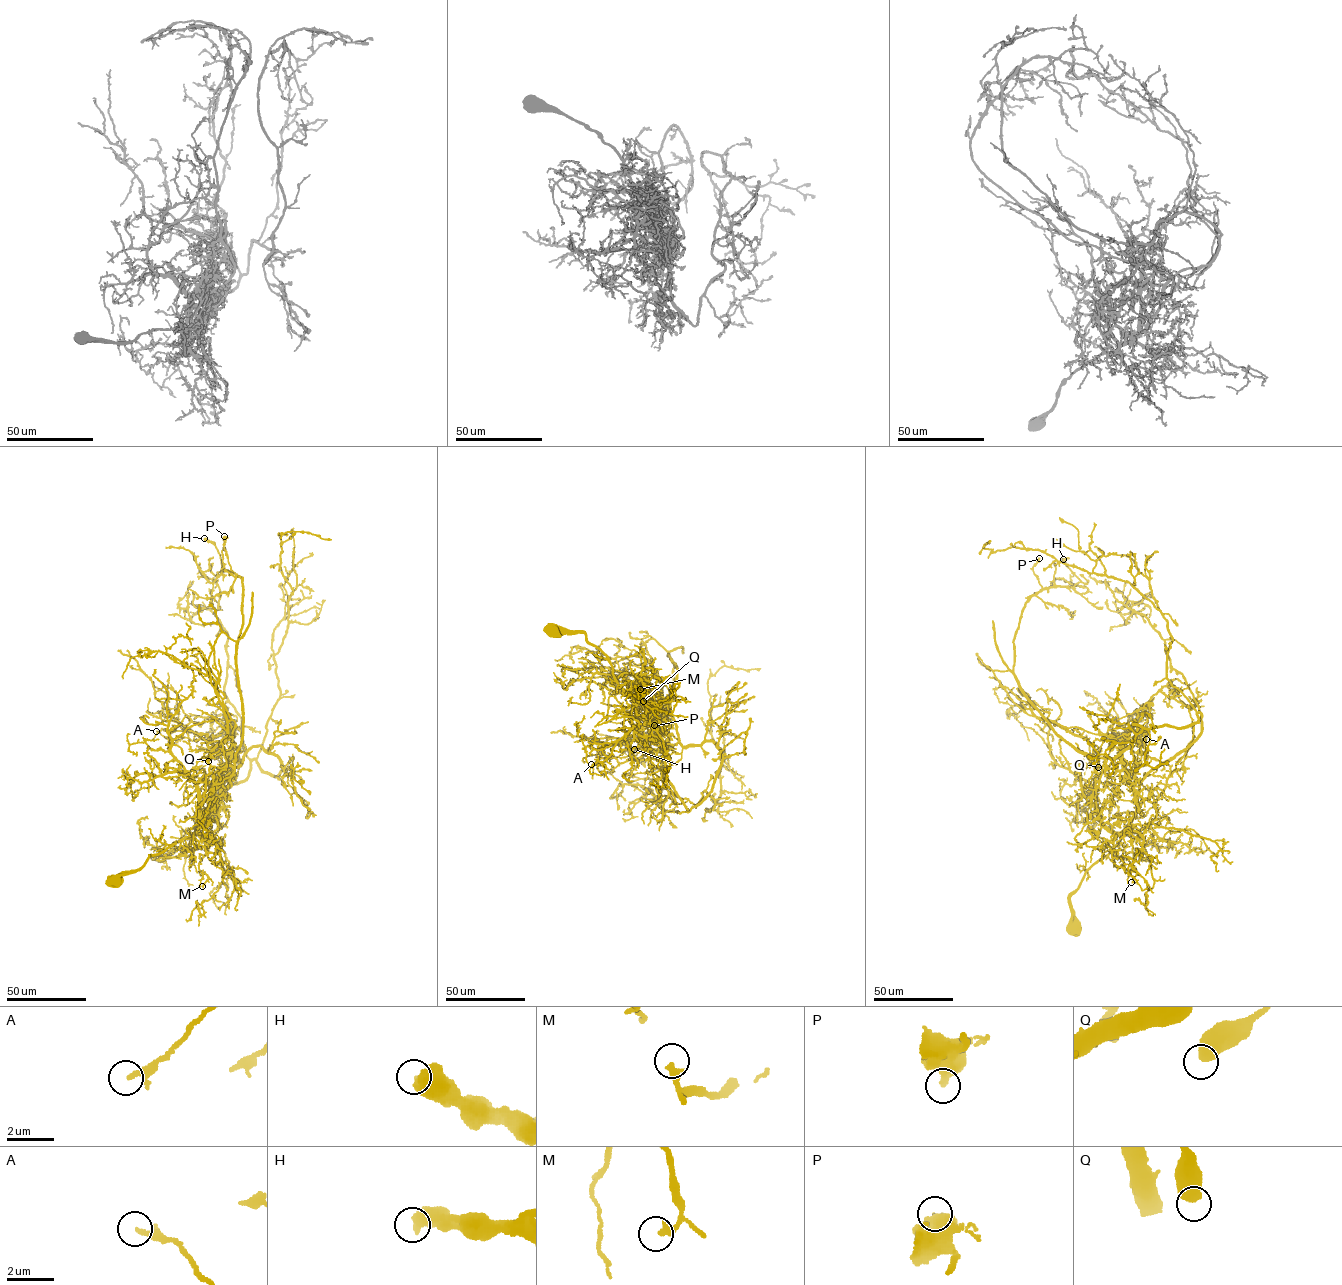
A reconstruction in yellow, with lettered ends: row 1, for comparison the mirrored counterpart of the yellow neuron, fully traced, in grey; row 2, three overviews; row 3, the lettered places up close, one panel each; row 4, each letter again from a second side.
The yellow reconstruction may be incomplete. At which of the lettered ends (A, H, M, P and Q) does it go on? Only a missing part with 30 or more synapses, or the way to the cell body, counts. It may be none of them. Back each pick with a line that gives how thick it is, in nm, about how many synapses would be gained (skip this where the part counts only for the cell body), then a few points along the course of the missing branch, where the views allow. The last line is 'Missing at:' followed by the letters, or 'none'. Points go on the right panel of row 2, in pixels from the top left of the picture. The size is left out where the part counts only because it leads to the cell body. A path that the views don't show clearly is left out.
Missing at: none

